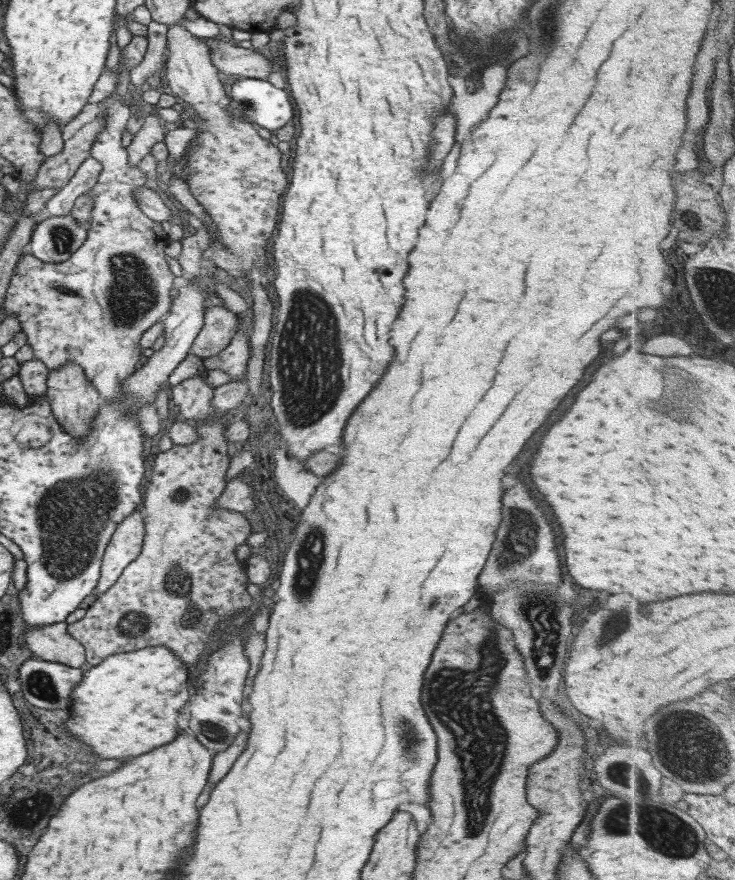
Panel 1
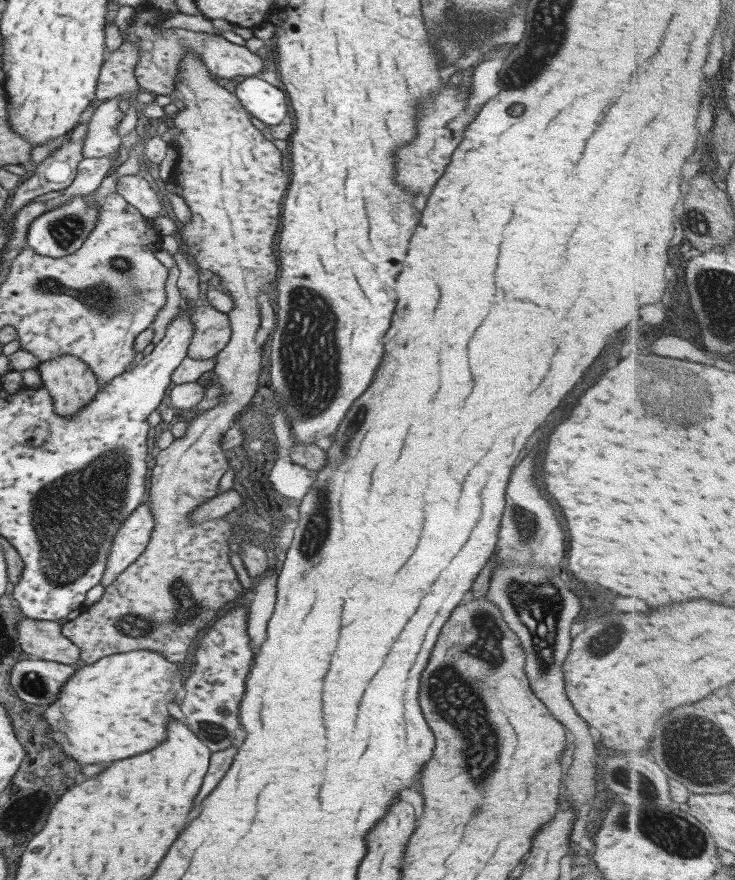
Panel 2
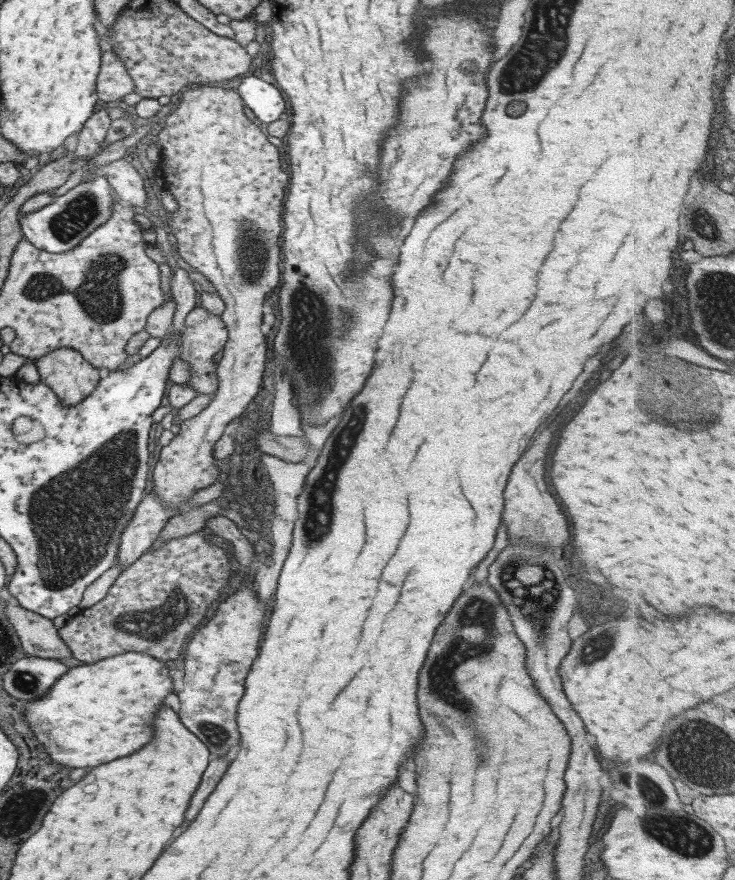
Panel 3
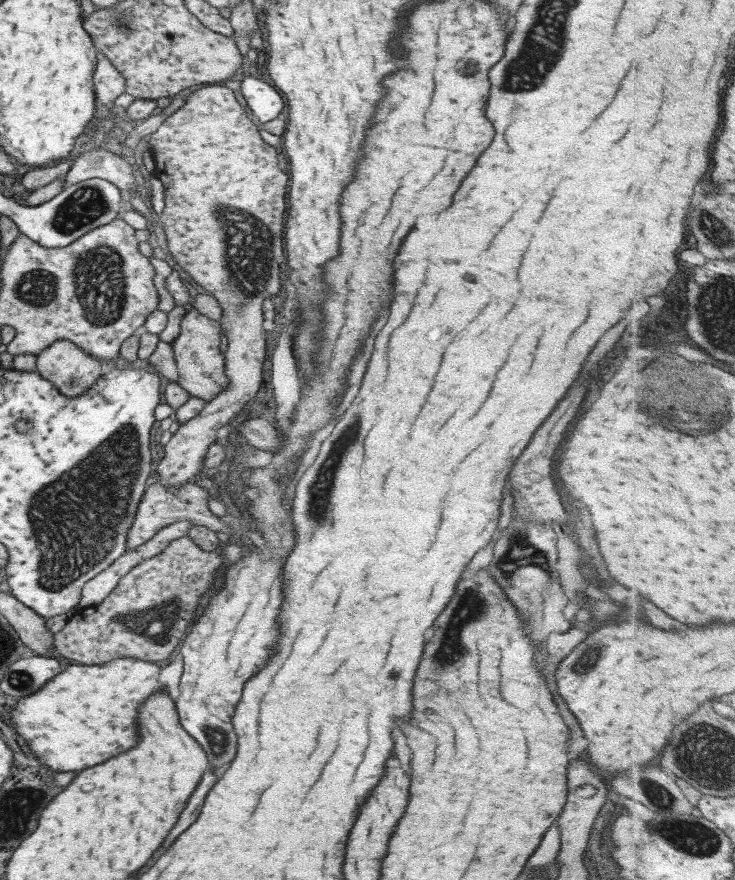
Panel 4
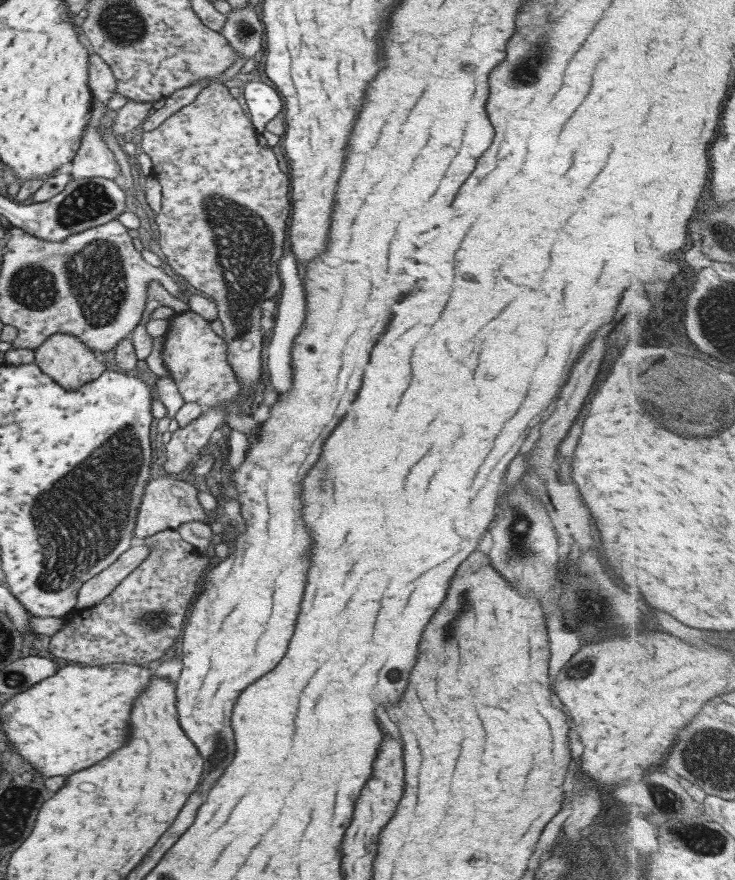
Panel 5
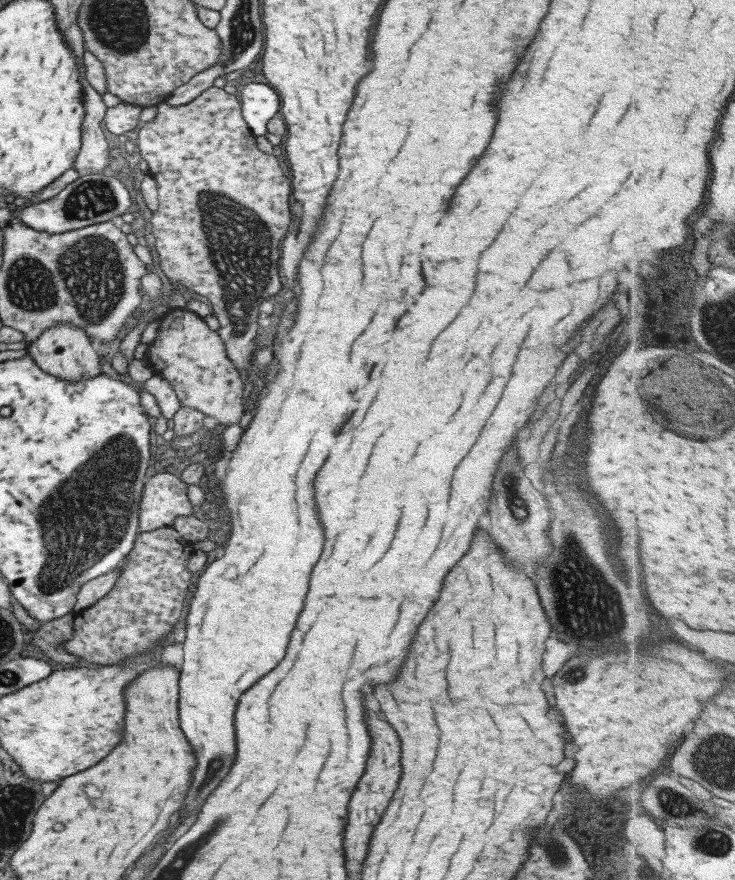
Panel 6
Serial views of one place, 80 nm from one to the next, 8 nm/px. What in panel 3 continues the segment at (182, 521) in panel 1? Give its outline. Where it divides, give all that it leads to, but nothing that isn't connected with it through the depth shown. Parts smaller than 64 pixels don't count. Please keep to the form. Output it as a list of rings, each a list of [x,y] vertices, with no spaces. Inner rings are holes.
[[[188,84],[182,90],[182,97],[180,98],[179,105],[171,114],[168,114],[165,118],[162,128],[156,134],[161,149],[161,158],[158,164],[161,166],[161,180],[163,188],[171,193],[171,196],[177,202],[177,210],[173,213],[166,213],[163,225],[169,234],[173,234],[173,238],[176,238],[174,255],[181,257],[194,268],[196,272],[200,272],[205,276],[207,282],[211,283],[215,294],[221,298],[224,304],[223,312],[218,316],[222,323],[225,325],[227,331],[227,340],[223,346],[223,352],[221,359],[216,364],[216,377],[218,385],[216,391],[213,393],[209,404],[201,409],[195,416],[188,418],[187,421],[183,421],[179,425],[177,434],[174,434],[170,442],[161,447],[159,459],[154,465],[153,474],[153,492],[158,496],[158,499],[168,508],[178,507],[188,501],[188,498],[200,488],[208,487],[215,481],[222,479],[224,472],[223,462],[218,462],[212,457],[213,445],[219,440],[219,437],[223,434],[223,428],[232,421],[239,419],[252,405],[252,400],[257,390],[259,390],[259,384],[261,382],[261,374],[263,374],[263,366],[265,366],[265,342],[264,336],[261,335],[260,324],[262,321],[262,306],[264,305],[265,294],[272,292],[279,285],[279,234],[281,234],[282,220],[279,218],[281,214],[281,208],[284,206],[284,196],[286,194],[286,187],[288,186],[287,174],[281,171],[279,164],[279,152],[277,148],[269,143],[265,139],[265,135],[259,131],[259,128],[253,124],[247,116],[243,113],[243,101],[242,98],[236,93],[234,89],[225,89],[217,84],[216,86],[209,87],[206,84]],[[203,526],[195,533],[179,538],[170,538],[161,546],[146,551],[129,566],[123,568],[113,581],[105,596],[89,608],[84,608],[69,617],[62,628],[57,630],[59,639],[69,649],[71,657],[85,665],[94,664],[102,659],[118,656],[127,652],[139,652],[158,659],[173,661],[181,655],[183,642],[199,628],[207,610],[213,608],[213,602],[223,598],[223,588],[231,576],[232,562],[229,560],[224,545],[210,545],[204,535],[212,532]]]

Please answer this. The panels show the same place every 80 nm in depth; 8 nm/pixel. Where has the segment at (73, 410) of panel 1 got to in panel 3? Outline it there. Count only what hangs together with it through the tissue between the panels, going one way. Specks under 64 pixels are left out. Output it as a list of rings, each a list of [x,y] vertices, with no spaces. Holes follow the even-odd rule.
[[[56,348],[33,362],[41,382],[67,406],[80,403],[99,380],[98,370],[72,348]]]

